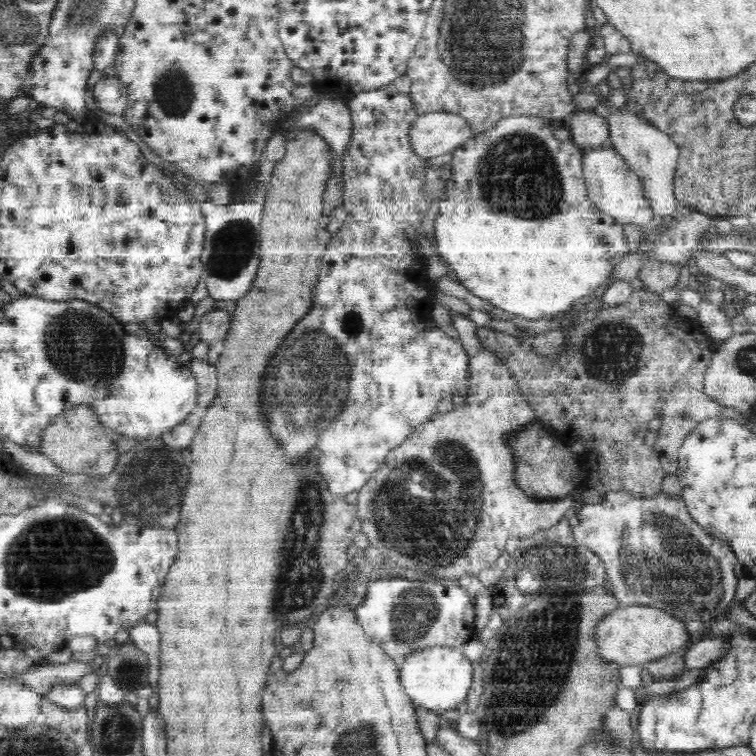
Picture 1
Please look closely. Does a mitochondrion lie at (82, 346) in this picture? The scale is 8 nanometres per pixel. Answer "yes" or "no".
yes

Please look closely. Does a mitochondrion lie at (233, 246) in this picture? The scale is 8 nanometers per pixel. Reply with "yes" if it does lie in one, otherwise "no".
yes

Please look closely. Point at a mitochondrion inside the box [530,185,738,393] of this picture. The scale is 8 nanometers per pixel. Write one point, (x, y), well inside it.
(611, 352)

